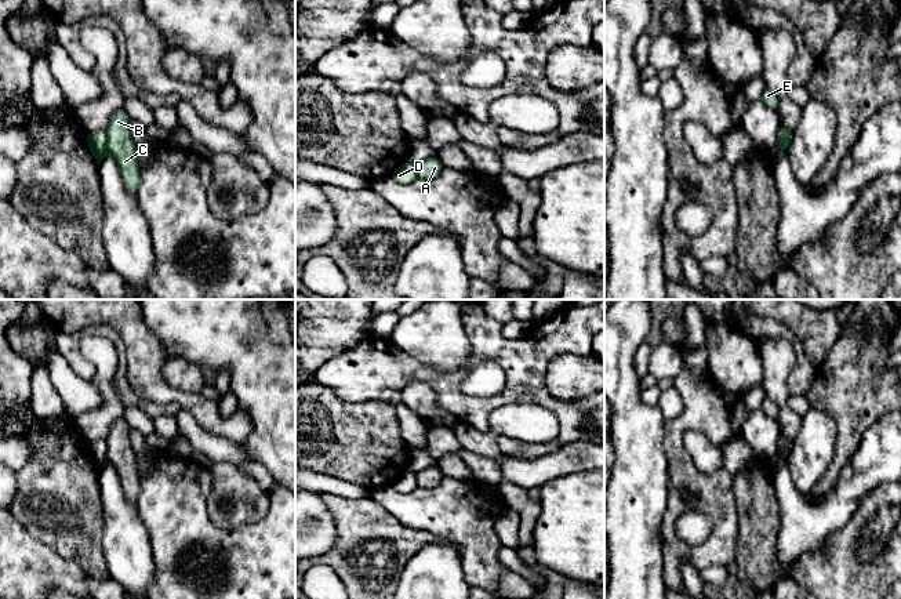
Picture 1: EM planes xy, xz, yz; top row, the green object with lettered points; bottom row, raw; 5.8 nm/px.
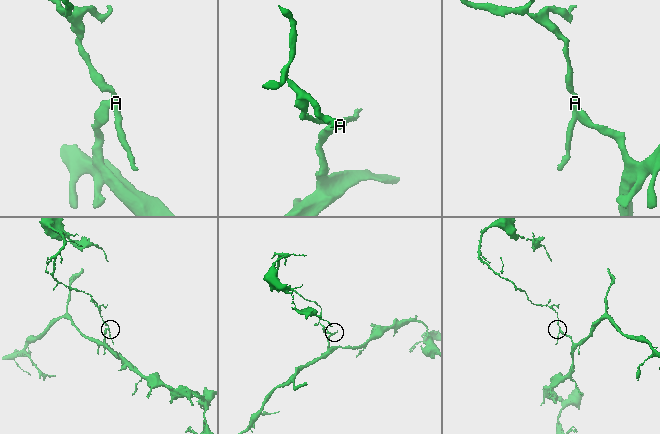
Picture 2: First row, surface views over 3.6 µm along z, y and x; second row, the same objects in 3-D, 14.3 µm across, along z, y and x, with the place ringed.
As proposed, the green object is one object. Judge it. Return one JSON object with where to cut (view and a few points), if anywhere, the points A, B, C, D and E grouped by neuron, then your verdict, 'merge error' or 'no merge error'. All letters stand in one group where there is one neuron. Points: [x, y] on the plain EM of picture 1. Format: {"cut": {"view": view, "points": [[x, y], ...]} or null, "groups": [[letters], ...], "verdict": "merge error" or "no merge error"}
{"cut": {"view": "xy", "points": [[105, 440], [108, 458]]}, "groups": [["A", "B", "C", "E"], ["D"]], "verdict": "merge error"}

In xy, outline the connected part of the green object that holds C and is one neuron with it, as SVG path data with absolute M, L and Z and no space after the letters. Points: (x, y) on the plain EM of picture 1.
M124 418L117 420L112 425L110 433L106 438L106 458L116 468L127 500L137 504L139 495L139 478L135 454L128 439L130 429Z

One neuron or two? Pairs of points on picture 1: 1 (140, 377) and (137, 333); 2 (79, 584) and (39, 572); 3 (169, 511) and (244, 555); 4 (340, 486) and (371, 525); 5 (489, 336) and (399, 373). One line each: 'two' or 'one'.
1: one
2: one
3: one
4: two
5: one

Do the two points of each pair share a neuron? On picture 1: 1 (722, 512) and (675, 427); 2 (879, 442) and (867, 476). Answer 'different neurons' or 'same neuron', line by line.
1: same neuron
2: same neuron

